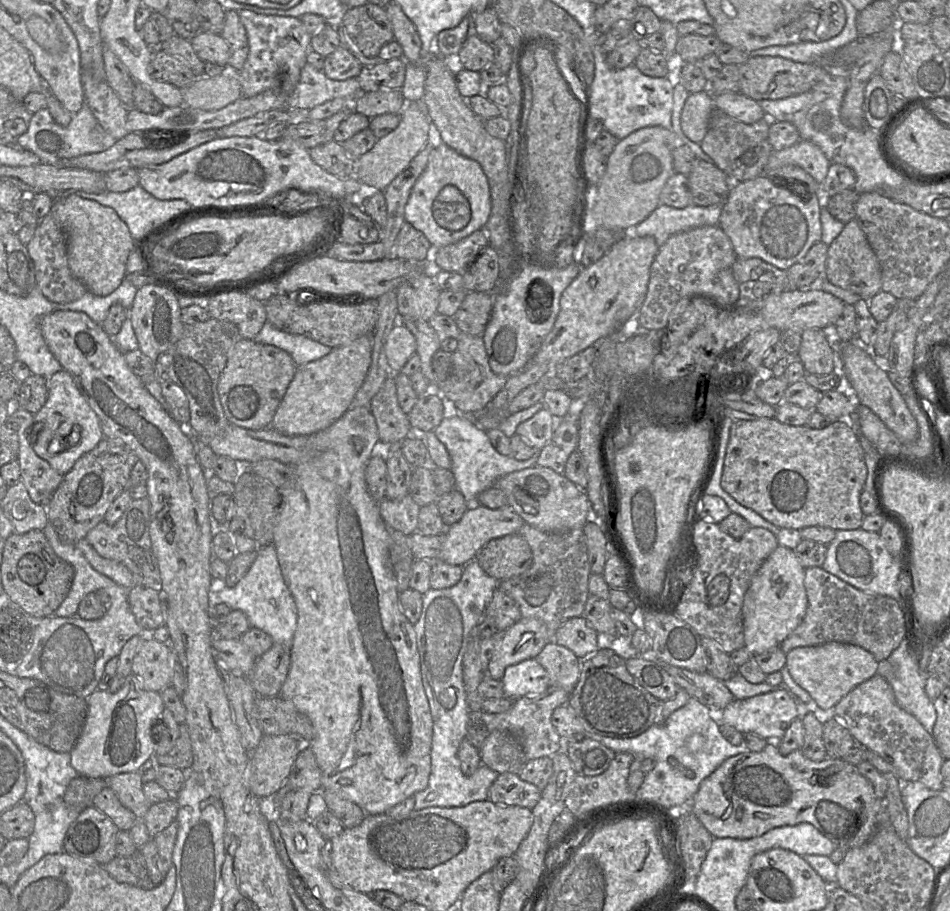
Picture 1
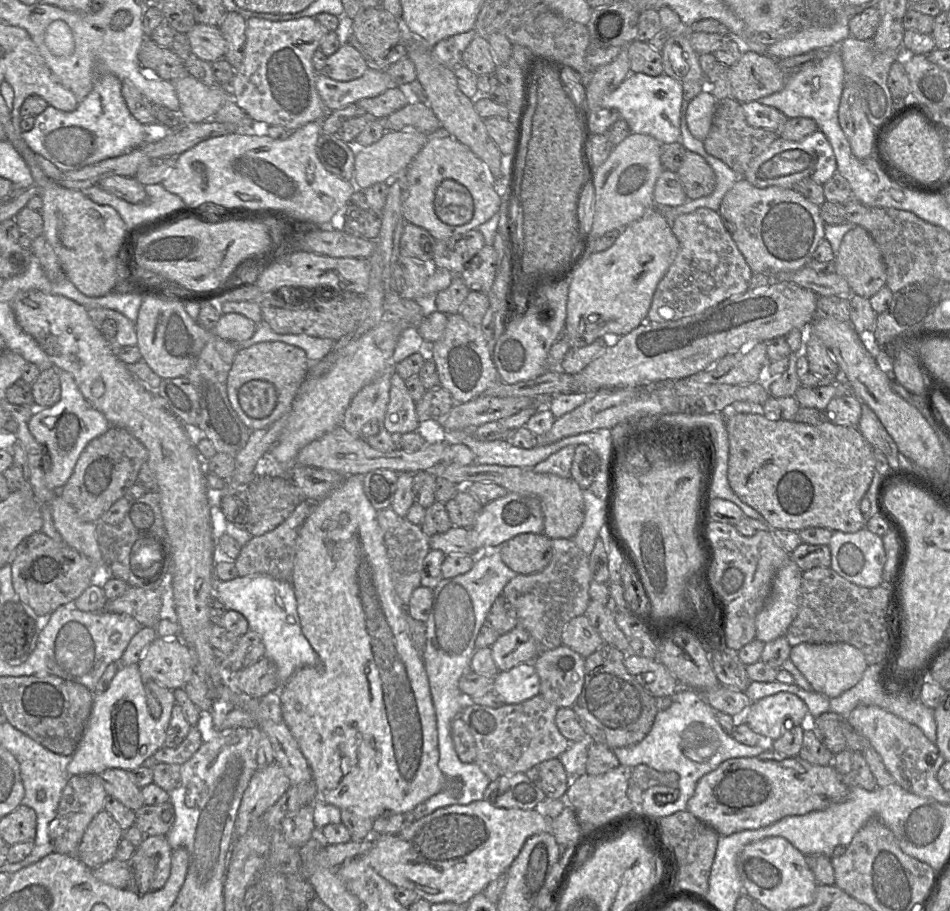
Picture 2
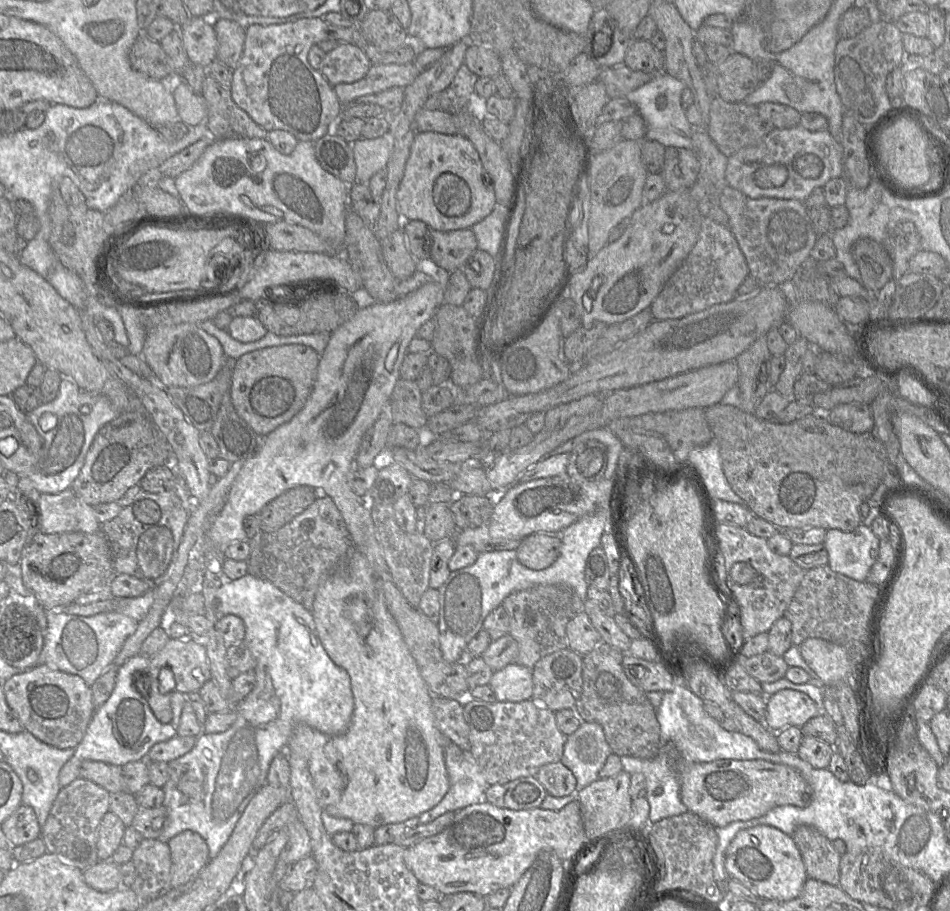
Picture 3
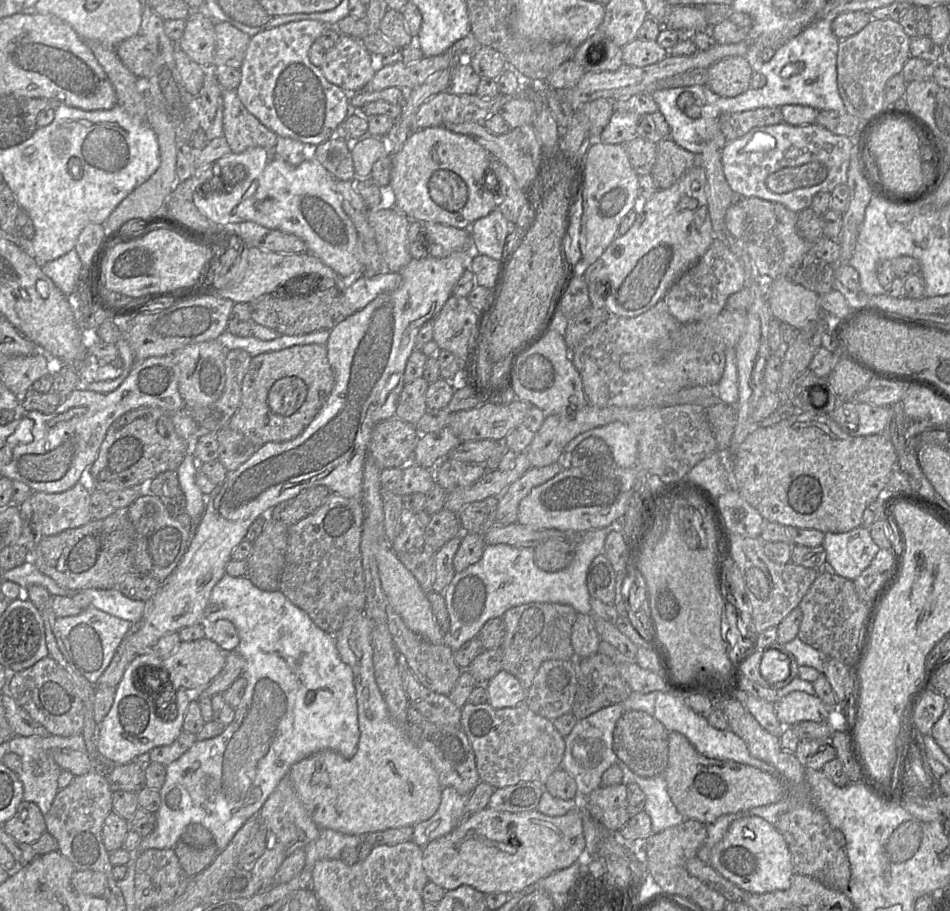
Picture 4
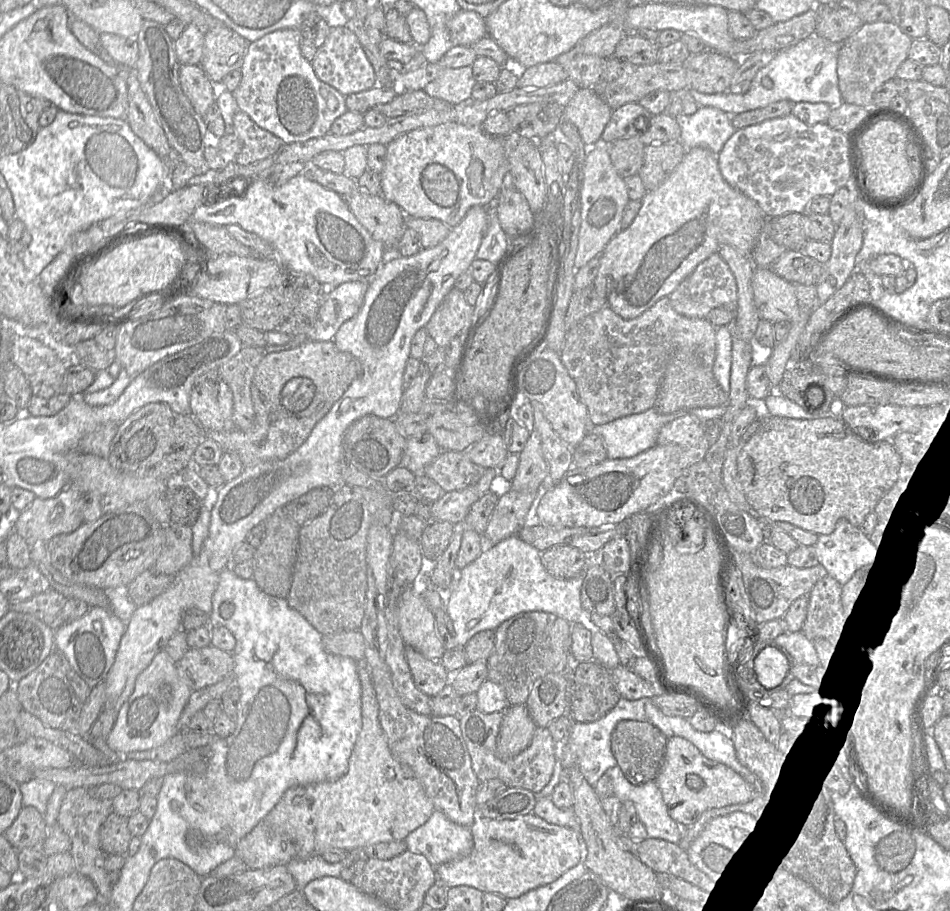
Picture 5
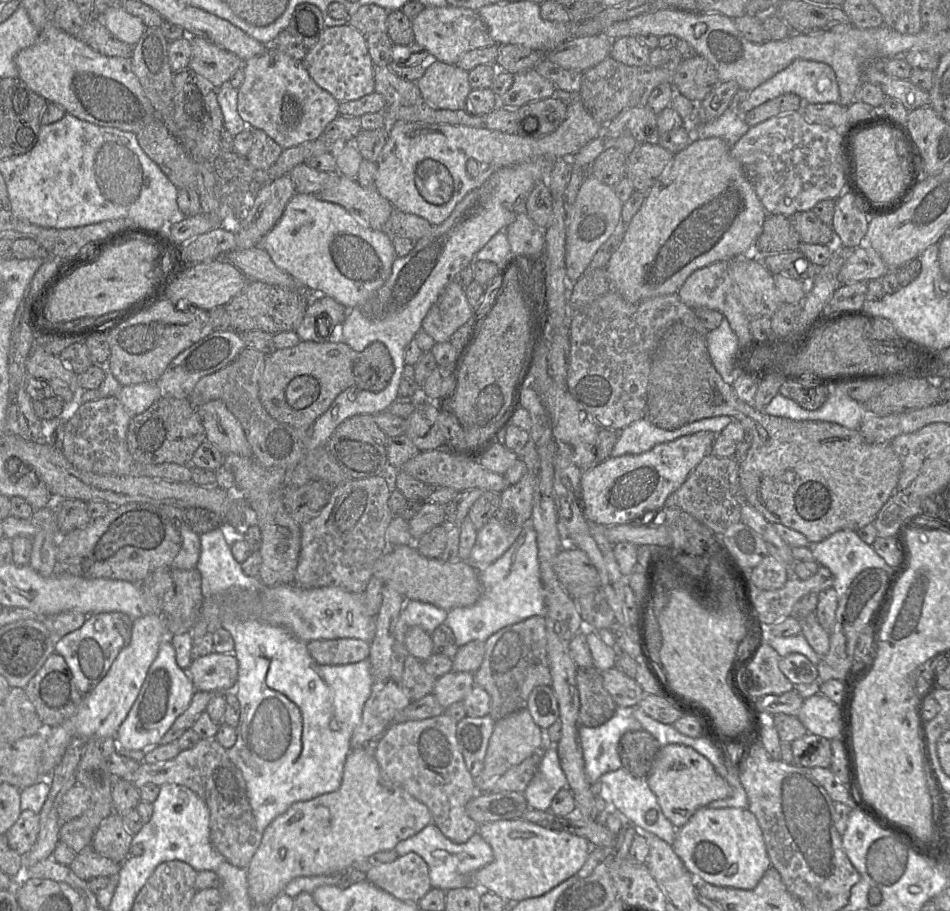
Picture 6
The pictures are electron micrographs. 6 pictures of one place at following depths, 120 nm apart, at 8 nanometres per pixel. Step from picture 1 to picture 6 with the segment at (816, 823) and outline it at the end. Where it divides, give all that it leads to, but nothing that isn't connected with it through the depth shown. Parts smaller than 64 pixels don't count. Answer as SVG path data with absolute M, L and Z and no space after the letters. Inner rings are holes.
M683 744L662 746L646 780L662 812L677 828L685 825L698 809L731 796L731 786L716 772L711 762L692 747Z

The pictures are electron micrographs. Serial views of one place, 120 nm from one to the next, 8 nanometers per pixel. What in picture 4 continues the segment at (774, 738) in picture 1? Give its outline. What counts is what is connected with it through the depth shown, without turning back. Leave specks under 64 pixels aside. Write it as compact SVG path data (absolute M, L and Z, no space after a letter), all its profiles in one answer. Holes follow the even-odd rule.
M792 691L774 703L776 716L783 727L792 727L801 721L827 722L830 712L817 695Z

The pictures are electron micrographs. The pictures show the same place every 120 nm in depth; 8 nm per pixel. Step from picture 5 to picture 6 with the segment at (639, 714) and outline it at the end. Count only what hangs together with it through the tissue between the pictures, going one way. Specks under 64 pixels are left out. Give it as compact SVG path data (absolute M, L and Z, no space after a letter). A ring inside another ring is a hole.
M617 707L614 716L603 725L581 725L579 735L585 772L591 784L598 782L603 774L622 767L618 752L621 737L626 732L643 729L633 711L634 707Z

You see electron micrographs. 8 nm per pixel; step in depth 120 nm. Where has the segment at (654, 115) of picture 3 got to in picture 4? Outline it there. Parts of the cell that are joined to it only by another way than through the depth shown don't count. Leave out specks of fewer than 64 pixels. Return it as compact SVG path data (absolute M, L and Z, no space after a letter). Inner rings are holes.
M704 85L683 86L660 89L651 93L658 105L658 111L664 116L669 125L669 138L683 149L698 155L709 142L715 142L719 149L727 143L713 112L704 112L697 119L688 117L677 104L677 97L683 92L693 94L696 105L702 107Z

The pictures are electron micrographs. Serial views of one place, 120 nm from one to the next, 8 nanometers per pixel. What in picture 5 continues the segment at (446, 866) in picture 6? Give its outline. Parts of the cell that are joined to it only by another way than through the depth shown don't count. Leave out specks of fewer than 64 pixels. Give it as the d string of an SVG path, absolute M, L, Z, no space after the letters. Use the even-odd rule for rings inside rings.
M434 810L429 820L412 831L405 839L407 850L426 857L434 867L462 858L470 854L474 842L470 827L452 822L442 812Z

